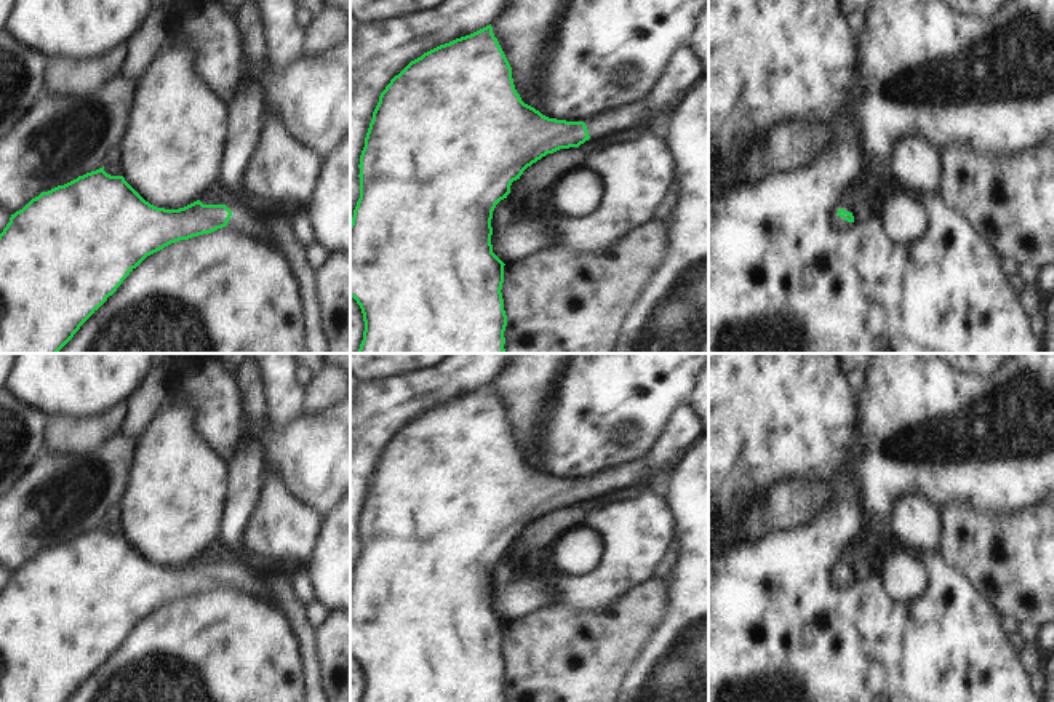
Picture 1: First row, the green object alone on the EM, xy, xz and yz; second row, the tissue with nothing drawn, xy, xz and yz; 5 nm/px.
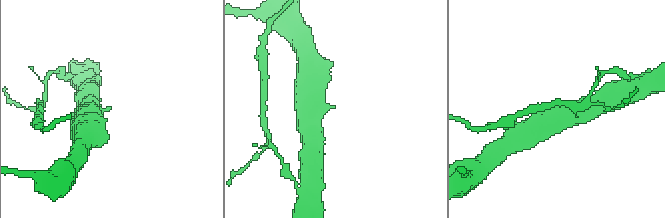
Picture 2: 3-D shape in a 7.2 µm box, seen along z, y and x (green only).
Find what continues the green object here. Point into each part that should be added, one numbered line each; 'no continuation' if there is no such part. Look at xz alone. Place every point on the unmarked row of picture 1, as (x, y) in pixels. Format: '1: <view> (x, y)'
1: xz (619, 477)

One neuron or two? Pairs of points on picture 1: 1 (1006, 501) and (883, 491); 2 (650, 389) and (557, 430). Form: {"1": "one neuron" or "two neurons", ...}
{"1": "one neuron", "2": "one neuron"}

